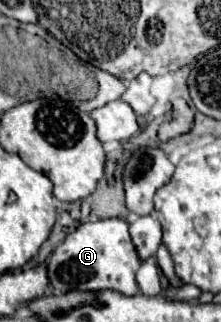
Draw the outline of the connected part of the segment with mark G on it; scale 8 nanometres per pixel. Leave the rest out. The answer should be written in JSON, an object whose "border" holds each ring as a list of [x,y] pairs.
{"border":[[[102,219],[94,223],[82,223],[48,257],[48,279],[56,293],[64,291],[104,291],[112,289],[122,295],[138,295],[136,269],[142,259],[130,239],[128,223],[122,219]]]}

